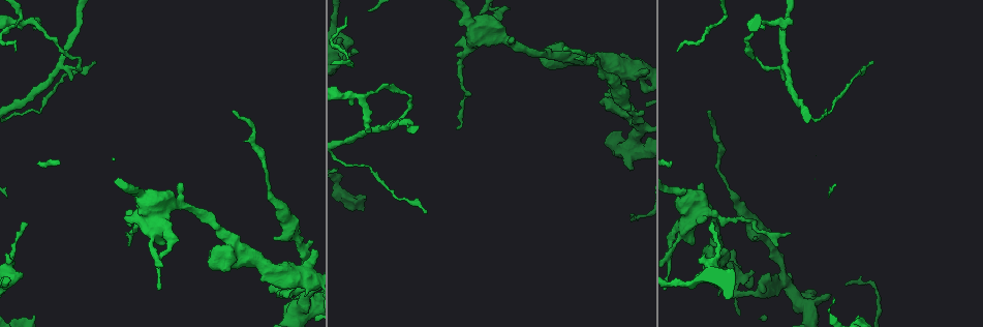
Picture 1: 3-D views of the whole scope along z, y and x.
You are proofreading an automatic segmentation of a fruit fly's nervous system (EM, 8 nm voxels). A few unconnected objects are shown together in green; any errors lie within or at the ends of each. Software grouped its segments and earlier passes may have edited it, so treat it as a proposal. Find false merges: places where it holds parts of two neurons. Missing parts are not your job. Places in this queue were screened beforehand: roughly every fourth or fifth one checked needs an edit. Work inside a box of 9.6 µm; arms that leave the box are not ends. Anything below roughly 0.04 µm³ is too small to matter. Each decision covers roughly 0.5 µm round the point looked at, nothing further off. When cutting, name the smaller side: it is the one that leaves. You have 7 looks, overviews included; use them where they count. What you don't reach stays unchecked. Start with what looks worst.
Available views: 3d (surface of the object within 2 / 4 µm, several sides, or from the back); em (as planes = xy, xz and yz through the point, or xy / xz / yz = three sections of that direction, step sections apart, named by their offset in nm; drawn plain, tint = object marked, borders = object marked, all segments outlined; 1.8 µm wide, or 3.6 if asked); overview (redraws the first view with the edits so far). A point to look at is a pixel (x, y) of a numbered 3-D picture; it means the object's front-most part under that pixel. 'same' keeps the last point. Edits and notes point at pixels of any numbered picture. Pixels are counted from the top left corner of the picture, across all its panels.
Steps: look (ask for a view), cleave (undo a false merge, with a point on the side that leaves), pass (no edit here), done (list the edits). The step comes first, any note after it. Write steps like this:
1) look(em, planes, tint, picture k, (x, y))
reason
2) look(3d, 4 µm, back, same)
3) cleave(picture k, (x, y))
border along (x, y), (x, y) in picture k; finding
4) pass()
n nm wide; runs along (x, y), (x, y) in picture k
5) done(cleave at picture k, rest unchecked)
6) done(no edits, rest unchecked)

look(3d, 2 µm, picture 1, (783, 66))
sharp bend

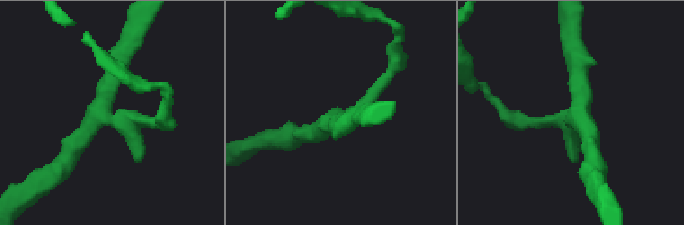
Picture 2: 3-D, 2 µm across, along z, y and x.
look(em, xy, step 8, tint, picture 2, (115, 125))

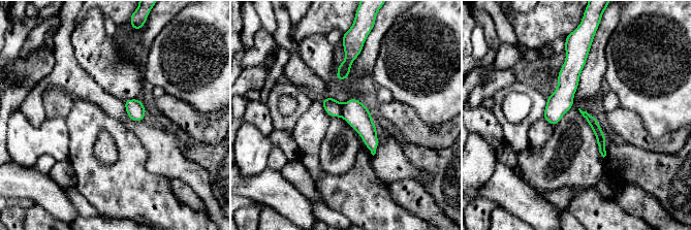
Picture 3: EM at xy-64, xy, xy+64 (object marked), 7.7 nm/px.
look(em, planes, borders, same)

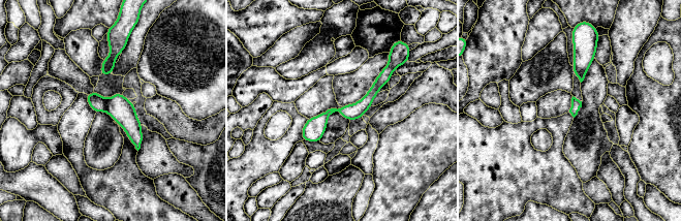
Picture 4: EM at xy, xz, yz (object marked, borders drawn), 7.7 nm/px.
cleave(picture 4, (97, 102))
border along (106, 99), (106, 108), (104, 111) in picture 4; two neurons meet here

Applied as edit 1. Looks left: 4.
look(3d, 4 µm, picture 1, (635, 123))

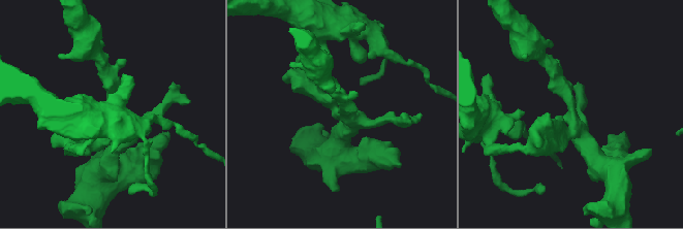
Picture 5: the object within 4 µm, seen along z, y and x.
look(em, planes, tint, picture 5, (571, 129))
shape alone is not enough

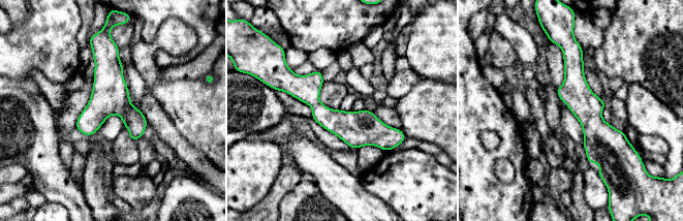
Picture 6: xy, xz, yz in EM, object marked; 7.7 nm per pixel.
pass()
runs along (286, 87), (331, 120), (400, 134) in picture 6; all the same neuron

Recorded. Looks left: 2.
done(cleave at picture 4, rest unchecked)

